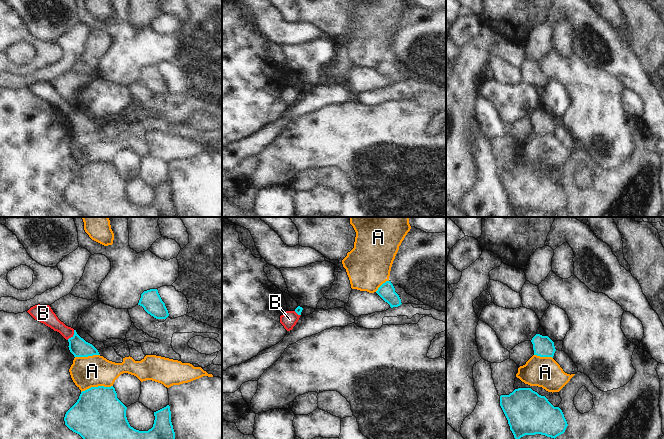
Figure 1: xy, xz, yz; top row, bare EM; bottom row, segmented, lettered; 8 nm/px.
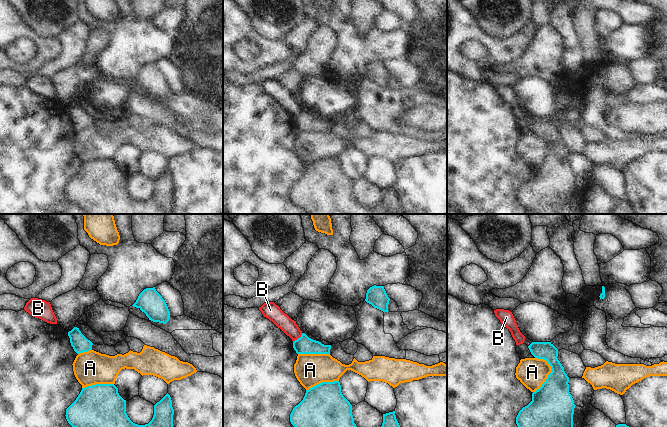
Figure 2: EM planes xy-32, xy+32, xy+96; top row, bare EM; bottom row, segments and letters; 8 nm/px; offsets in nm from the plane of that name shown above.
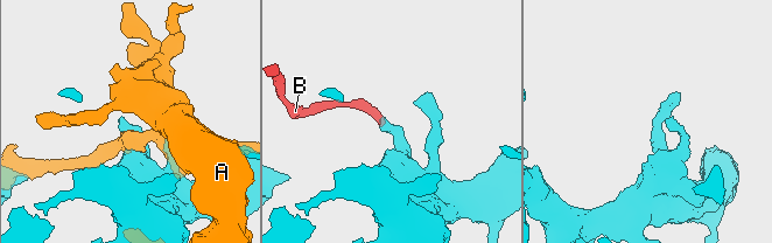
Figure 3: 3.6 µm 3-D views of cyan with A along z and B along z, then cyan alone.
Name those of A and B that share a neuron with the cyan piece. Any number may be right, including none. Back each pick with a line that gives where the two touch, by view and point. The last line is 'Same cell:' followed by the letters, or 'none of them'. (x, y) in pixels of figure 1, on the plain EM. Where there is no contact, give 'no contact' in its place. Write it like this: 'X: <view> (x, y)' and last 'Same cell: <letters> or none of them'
Same cell: none of them

